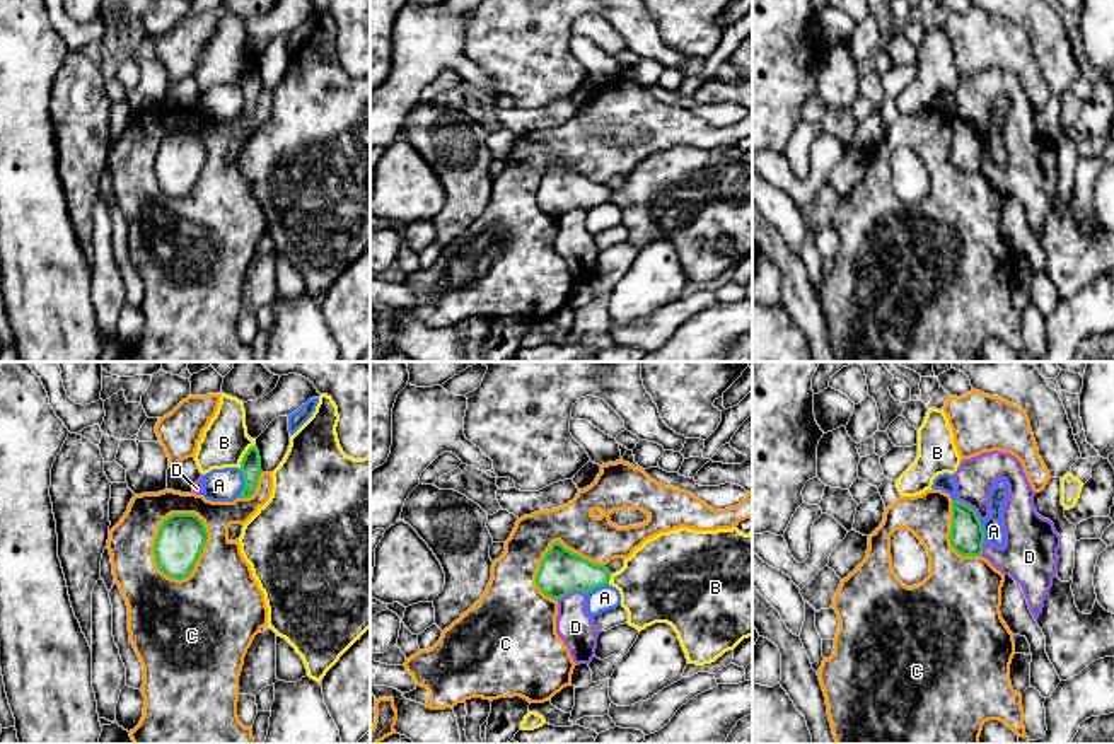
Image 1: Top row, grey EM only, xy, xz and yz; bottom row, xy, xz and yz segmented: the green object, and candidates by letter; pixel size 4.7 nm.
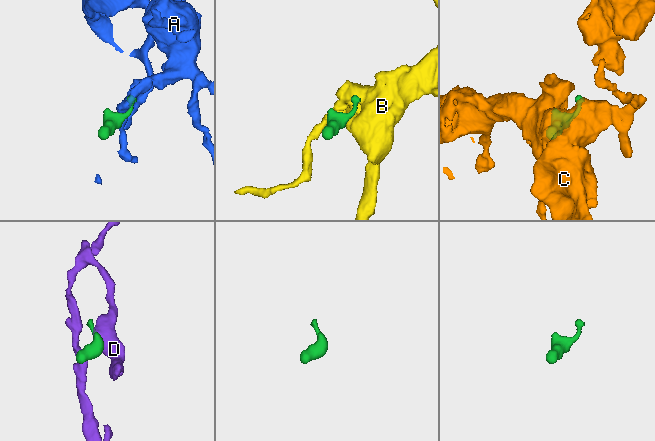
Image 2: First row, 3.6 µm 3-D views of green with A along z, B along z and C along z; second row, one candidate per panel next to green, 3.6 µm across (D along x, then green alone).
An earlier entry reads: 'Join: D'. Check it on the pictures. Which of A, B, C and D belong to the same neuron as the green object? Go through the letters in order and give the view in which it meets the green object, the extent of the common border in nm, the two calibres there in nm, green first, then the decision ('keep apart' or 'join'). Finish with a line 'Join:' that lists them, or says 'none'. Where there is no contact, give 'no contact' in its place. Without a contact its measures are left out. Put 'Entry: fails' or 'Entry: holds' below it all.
A: xy | 140 nm | 100/160 nm | keep apart
B: xy | 140 nm | 100/220 nm | keep apart
C: xy | 340 nm | 220/380 nm | keep apart
D: xz | 150 nm | 200/180 nm | keep apart
Join: none
Entry: fails

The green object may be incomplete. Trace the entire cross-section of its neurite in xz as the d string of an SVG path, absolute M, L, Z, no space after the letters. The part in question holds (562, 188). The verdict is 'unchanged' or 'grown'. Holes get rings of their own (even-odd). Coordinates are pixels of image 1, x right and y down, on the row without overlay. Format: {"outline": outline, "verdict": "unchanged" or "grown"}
{"outline": "M556 159L539 183L536 201L544 213L558 218L573 208L587 212L606 203L611 193L606 183L592 181Z", "verdict": "unchanged"}

